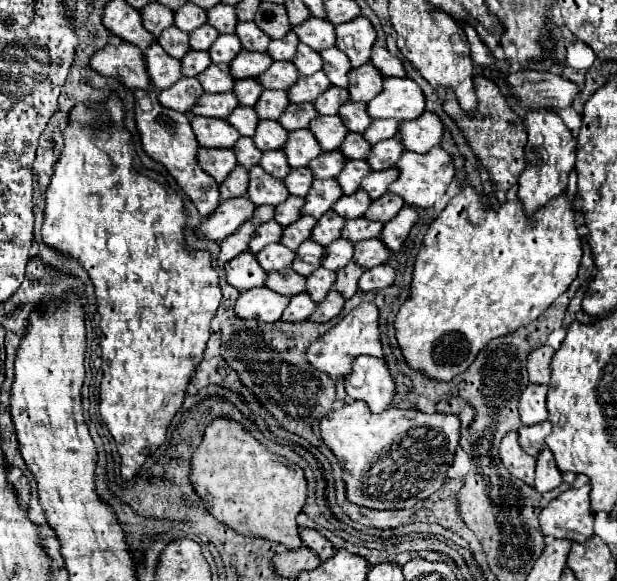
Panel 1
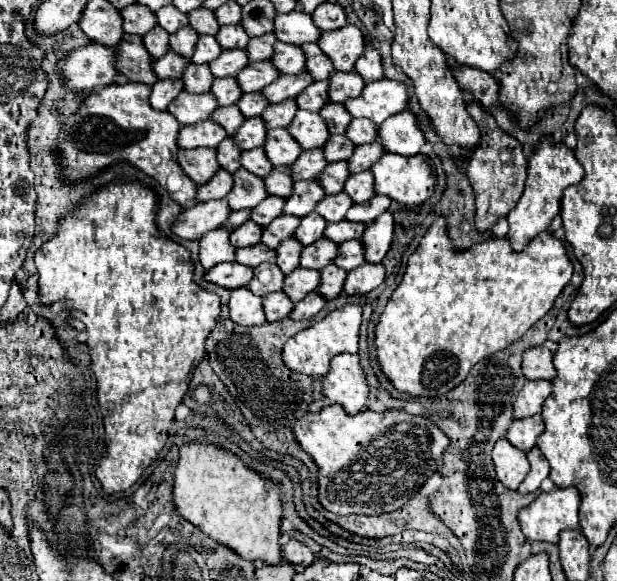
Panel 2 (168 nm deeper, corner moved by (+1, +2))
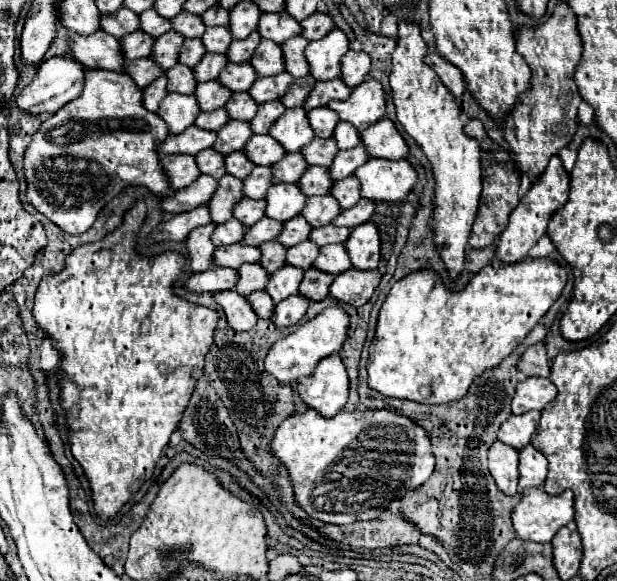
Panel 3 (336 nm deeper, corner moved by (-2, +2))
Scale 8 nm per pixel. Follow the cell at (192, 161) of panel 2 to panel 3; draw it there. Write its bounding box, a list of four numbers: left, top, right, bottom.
[159,154,201,190]

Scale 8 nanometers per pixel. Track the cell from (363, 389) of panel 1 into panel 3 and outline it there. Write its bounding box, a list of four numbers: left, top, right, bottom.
[297,354,349,416]

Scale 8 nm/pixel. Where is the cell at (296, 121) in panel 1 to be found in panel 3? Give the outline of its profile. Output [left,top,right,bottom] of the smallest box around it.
[251,100,287,134]

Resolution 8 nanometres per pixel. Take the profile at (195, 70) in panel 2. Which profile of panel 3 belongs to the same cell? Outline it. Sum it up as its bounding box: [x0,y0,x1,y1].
[169,64,197,94]

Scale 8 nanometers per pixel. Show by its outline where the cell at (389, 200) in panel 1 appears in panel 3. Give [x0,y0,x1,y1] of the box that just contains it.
[333,198,375,228]

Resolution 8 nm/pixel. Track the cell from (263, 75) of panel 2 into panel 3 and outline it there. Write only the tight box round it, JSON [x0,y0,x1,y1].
[217,62,259,92]

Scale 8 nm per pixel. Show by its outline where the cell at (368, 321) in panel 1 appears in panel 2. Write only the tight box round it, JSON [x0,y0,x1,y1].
[282,304,362,378]

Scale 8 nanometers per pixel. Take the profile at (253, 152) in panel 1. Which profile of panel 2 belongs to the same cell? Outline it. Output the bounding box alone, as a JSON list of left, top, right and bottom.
[216,138,240,174]

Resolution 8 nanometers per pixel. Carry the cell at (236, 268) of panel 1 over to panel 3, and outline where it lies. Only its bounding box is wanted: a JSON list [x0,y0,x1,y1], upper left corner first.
[185,268,237,292]

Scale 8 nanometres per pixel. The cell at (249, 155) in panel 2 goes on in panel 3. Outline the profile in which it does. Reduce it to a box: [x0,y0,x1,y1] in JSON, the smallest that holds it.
[225,150,255,178]

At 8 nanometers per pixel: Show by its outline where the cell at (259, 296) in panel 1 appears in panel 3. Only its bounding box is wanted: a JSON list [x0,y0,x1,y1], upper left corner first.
[215,290,259,332]

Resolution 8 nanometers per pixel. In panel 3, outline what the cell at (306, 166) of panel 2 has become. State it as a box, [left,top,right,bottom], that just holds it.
[273,152,309,184]

